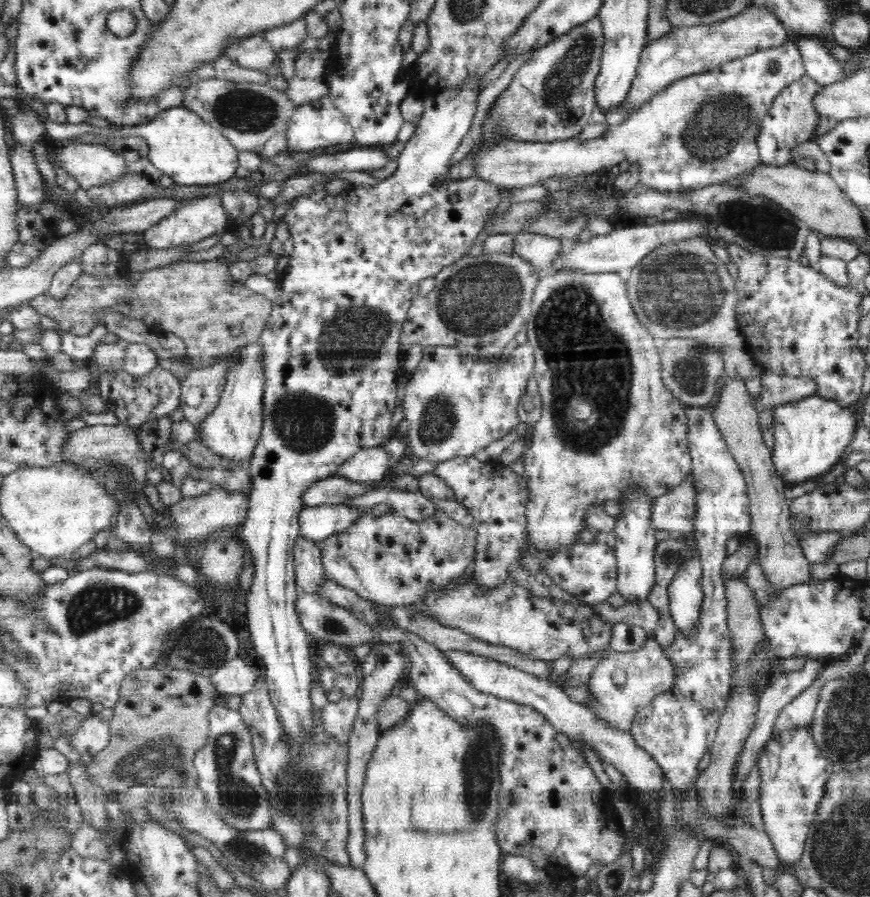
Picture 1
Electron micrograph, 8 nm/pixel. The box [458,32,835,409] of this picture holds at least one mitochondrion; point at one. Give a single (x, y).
(681, 290)

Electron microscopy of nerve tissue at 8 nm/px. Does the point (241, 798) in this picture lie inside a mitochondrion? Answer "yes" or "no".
yes

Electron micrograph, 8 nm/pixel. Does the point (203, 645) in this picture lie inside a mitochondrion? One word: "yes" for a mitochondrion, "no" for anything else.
yes

